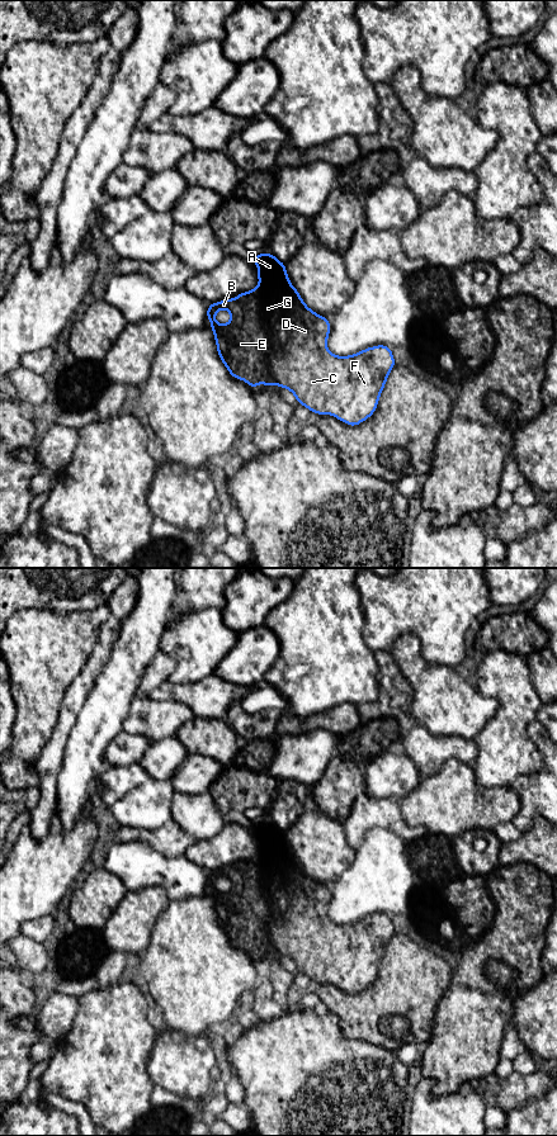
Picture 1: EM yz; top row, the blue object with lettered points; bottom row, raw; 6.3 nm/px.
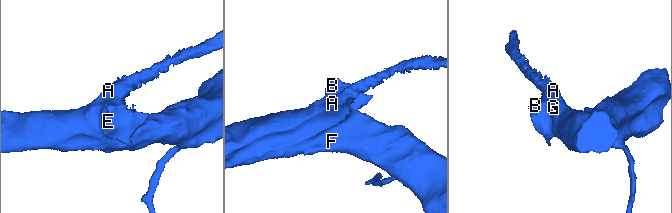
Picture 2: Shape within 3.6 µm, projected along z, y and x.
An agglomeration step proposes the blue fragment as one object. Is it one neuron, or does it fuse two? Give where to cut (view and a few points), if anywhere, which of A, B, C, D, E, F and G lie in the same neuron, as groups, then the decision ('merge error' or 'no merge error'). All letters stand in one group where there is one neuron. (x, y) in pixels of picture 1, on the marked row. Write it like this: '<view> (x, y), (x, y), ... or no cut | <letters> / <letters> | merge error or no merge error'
no cut | A B C D E F G | no merge error

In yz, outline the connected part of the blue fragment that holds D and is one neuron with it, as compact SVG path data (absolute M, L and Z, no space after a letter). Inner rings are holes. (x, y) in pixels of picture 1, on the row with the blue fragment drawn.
M269 252L255 256L254 264L259 268L259 285L256 288L241 293L236 298L209 304L207 309L207 318L214 333L218 355L230 374L245 380L252 389L261 383L265 387L274 383L280 388L287 388L296 396L297 403L303 404L311 412L332 415L350 426L357 426L370 417L378 406L378 398L388 374L395 366L391 349L377 345L350 356L332 355L326 347L330 333L329 320L305 304L297 289L289 283L285 265ZM220 309L227 309L231 313L228 323L221 325L214 321Z

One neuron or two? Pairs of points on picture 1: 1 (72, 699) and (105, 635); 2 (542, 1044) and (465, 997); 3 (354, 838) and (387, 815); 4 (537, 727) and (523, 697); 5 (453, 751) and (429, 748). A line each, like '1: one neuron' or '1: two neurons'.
1: one neuron
2: two neurons
3: one neuron
4: two neurons
5: one neuron

